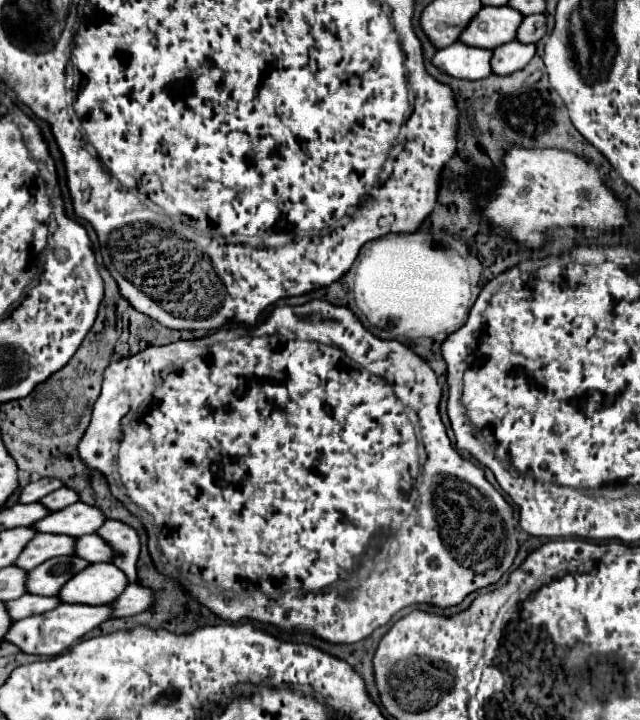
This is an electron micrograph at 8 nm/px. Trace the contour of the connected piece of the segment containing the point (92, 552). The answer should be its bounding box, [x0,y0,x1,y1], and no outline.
[74,533,108,563]

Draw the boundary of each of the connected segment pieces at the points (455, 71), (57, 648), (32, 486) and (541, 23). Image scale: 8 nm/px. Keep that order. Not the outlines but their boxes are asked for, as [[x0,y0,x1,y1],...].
[[432,41,492,81],[2,603,112,657],[18,479,62,503],[516,13,546,43]]

